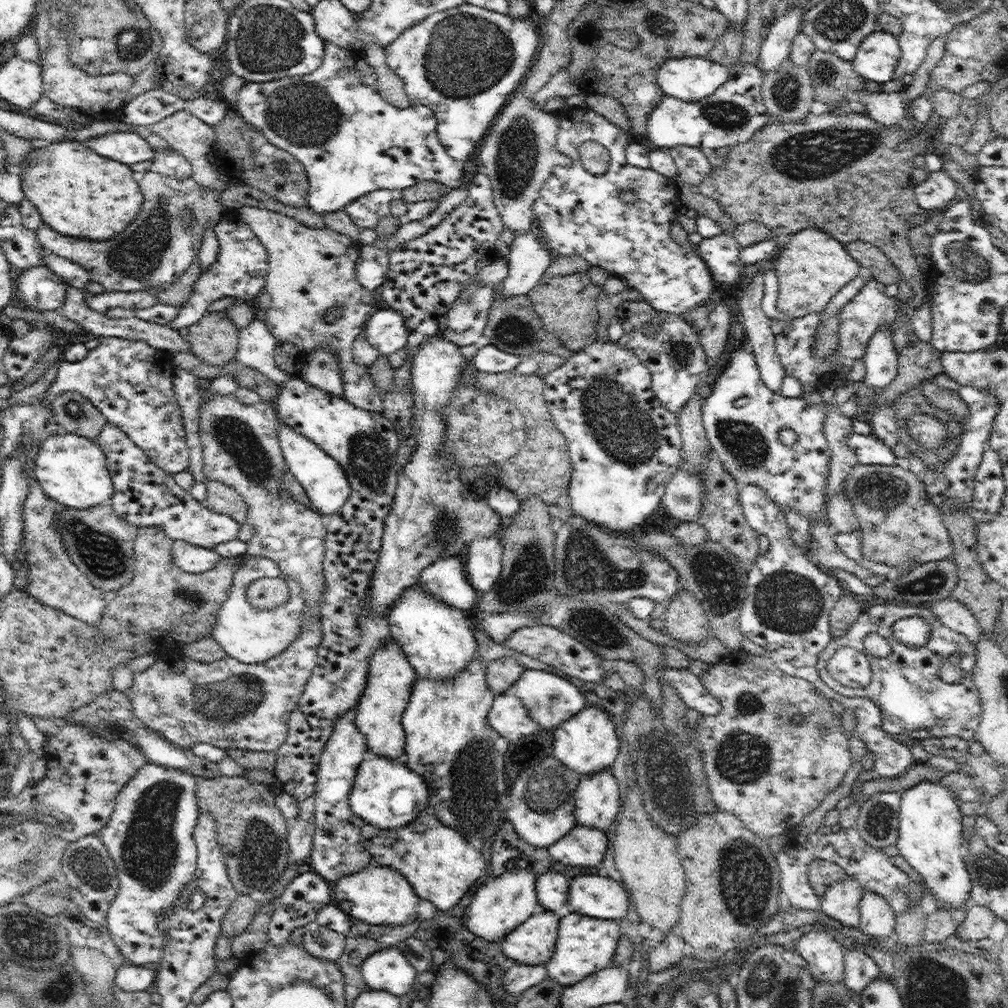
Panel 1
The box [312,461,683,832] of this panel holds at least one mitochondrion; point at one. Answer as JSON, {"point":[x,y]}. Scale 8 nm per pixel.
{"point":[586,570]}

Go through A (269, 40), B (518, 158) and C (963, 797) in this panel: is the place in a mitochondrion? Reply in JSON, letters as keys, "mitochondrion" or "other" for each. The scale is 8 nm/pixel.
{"A":"mitochondrion","B":"mitochondrion","C":"other"}

